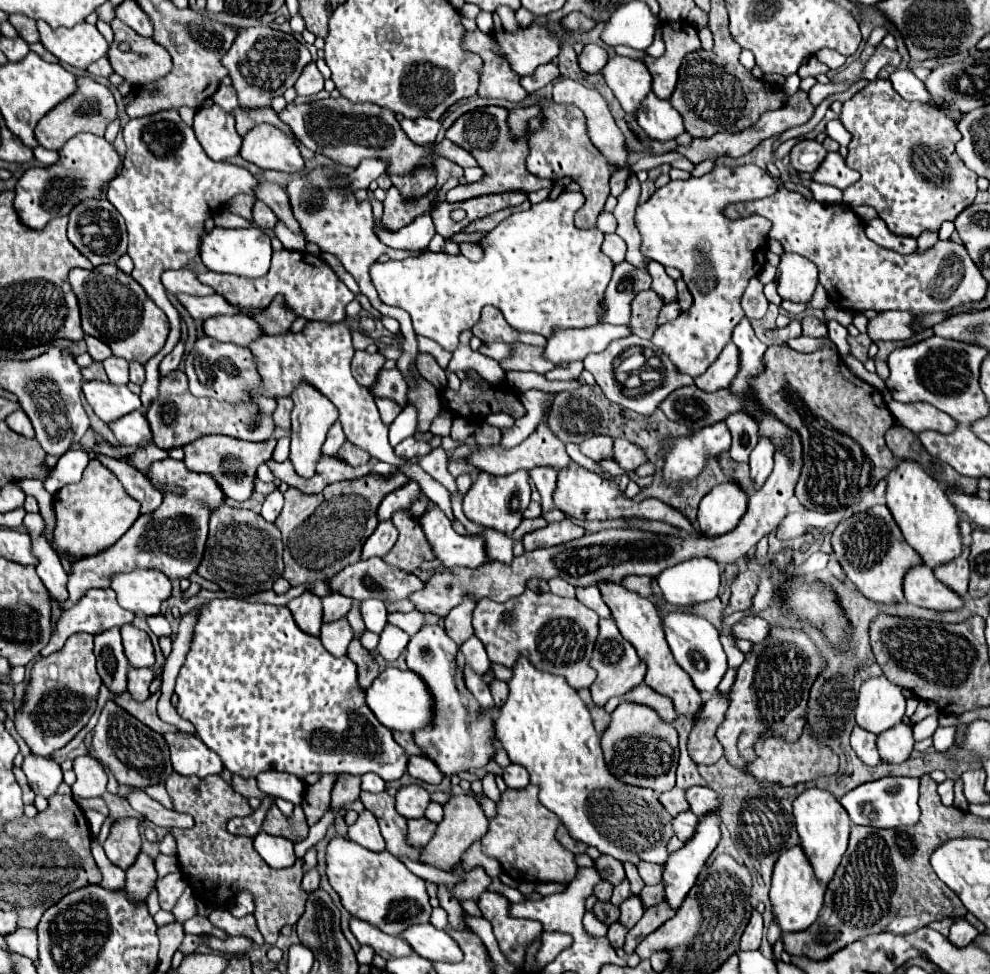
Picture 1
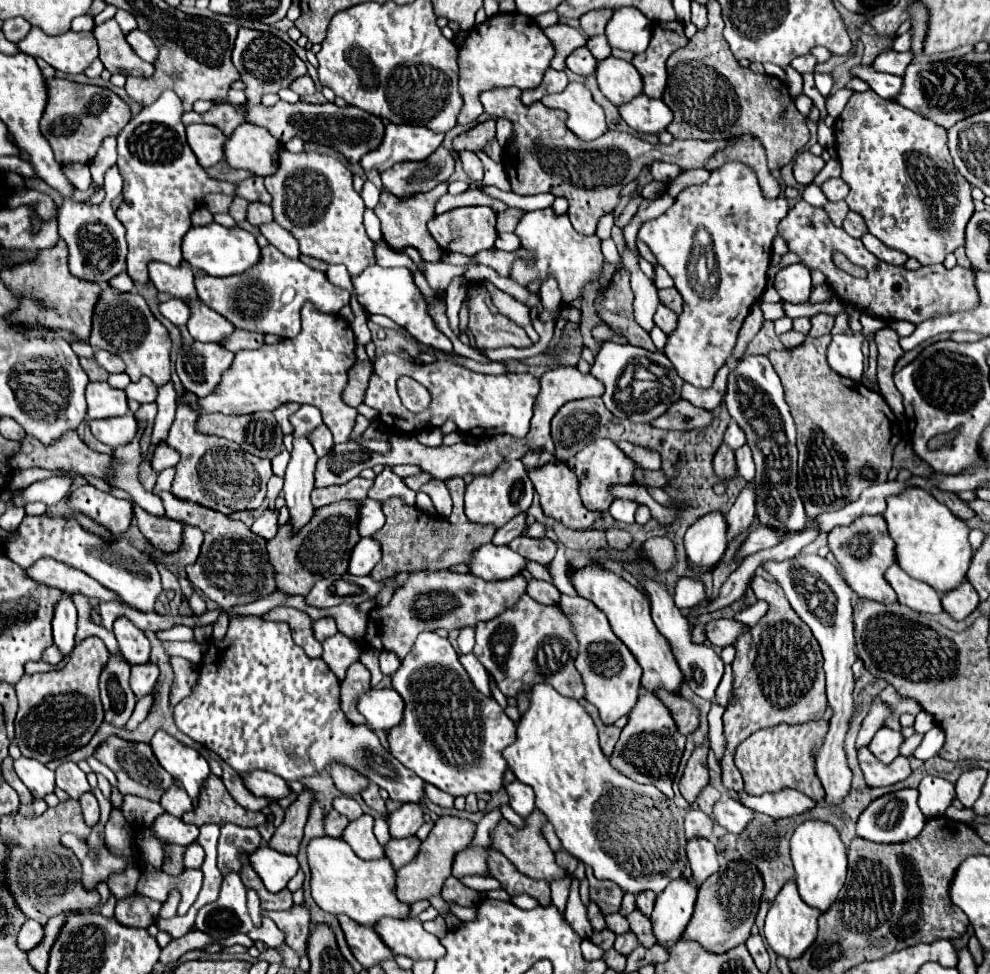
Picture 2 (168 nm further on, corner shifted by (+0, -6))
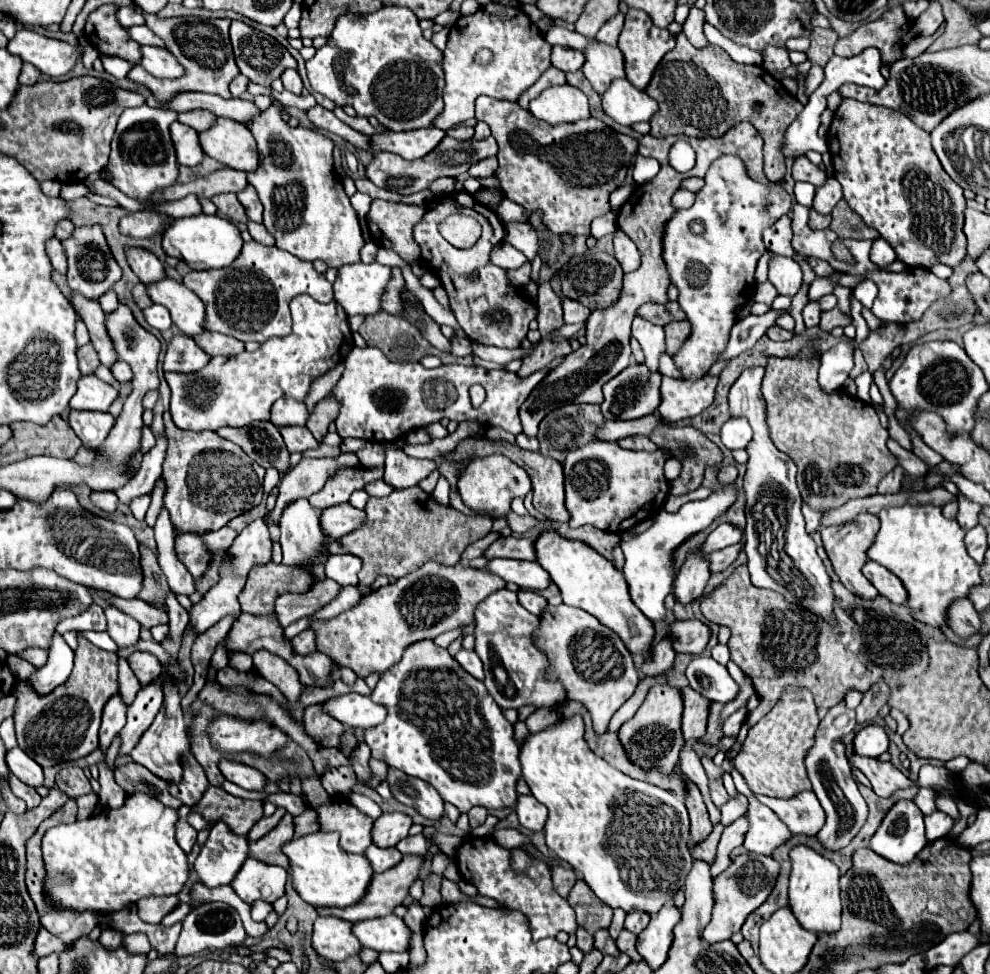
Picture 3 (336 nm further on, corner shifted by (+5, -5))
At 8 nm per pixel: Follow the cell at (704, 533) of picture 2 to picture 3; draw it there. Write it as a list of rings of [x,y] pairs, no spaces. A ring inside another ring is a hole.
[[[698,550],[684,562],[684,566],[676,576],[676,582],[674,582],[676,600],[682,606],[698,600],[706,588],[708,578],[710,578],[708,564],[702,560],[702,552]]]

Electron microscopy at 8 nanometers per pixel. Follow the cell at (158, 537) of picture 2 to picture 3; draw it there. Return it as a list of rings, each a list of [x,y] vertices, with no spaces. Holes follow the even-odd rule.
[[[196,534],[176,536],[176,554],[188,568],[188,572],[194,576],[194,580],[202,578],[202,572],[206,572],[206,564],[210,564],[212,556],[206,544],[202,544],[202,538]]]

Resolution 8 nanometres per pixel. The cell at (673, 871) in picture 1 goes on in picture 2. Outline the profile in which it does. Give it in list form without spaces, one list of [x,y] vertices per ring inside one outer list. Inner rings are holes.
[[[681,875],[671,881],[671,885],[663,889],[663,893],[657,895],[651,921],[655,937],[661,945],[675,945],[679,941],[693,915],[697,889],[699,887],[695,885],[693,877],[687,879]]]

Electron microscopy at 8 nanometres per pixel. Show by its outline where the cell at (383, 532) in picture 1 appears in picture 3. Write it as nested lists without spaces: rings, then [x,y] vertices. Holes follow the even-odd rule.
[[[352,554],[330,556],[326,562],[326,576],[338,582],[340,586],[348,586],[348,584],[356,586],[360,568],[362,568],[362,562]]]

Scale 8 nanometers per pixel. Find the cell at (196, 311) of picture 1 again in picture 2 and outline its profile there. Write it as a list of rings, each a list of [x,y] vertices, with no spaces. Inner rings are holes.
[[[169,299],[169,301],[161,303],[159,309],[161,309],[161,313],[163,313],[171,323],[175,323],[177,327],[185,325],[185,323],[189,321],[189,317],[191,317],[191,307],[189,307],[183,299]]]

